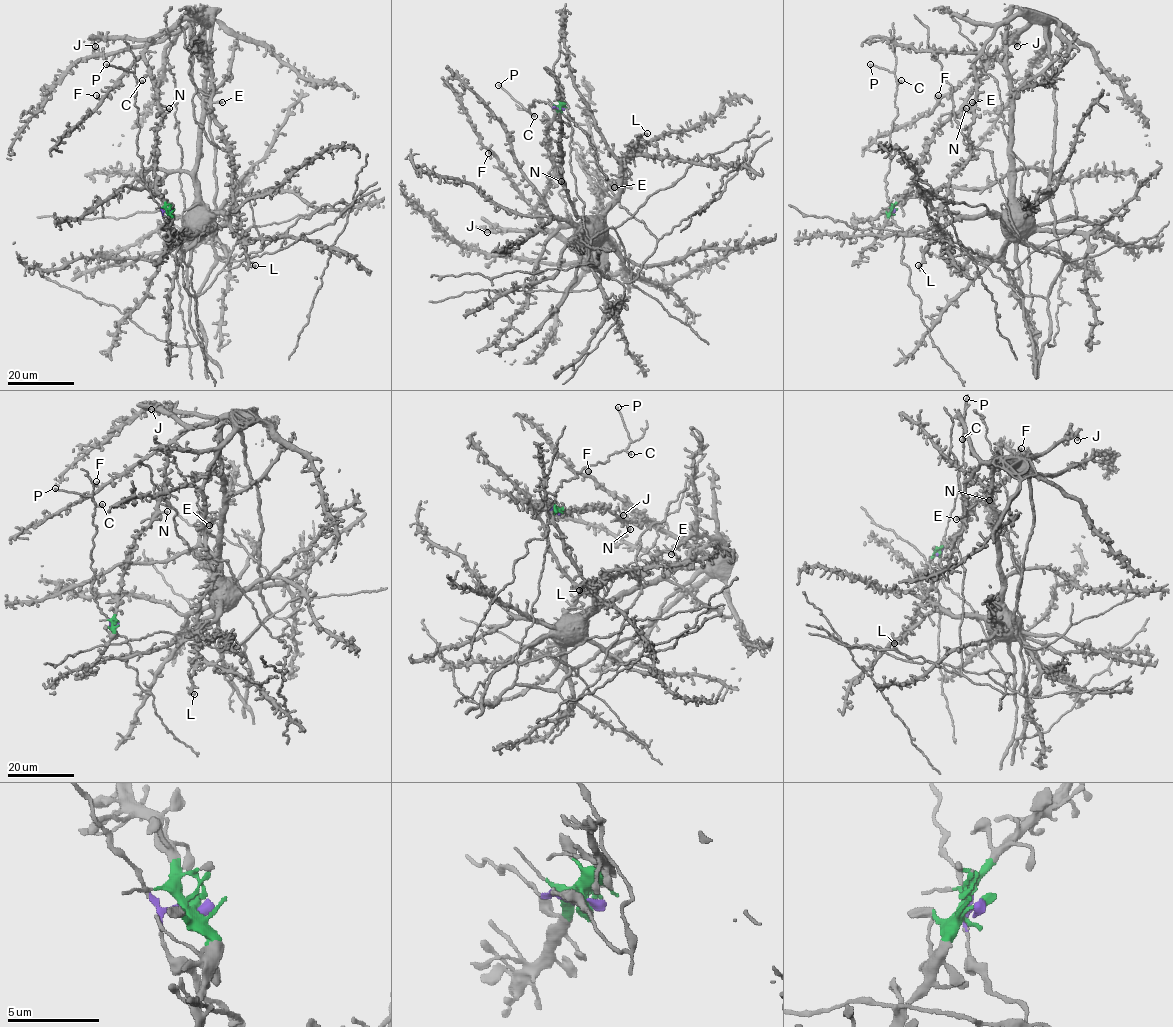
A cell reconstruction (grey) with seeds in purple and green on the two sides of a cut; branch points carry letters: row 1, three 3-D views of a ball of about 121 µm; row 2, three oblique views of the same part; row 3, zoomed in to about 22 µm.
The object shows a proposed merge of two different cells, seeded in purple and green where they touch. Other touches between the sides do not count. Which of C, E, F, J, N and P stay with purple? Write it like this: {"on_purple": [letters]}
{"on_purple": ["C", "P"]}

